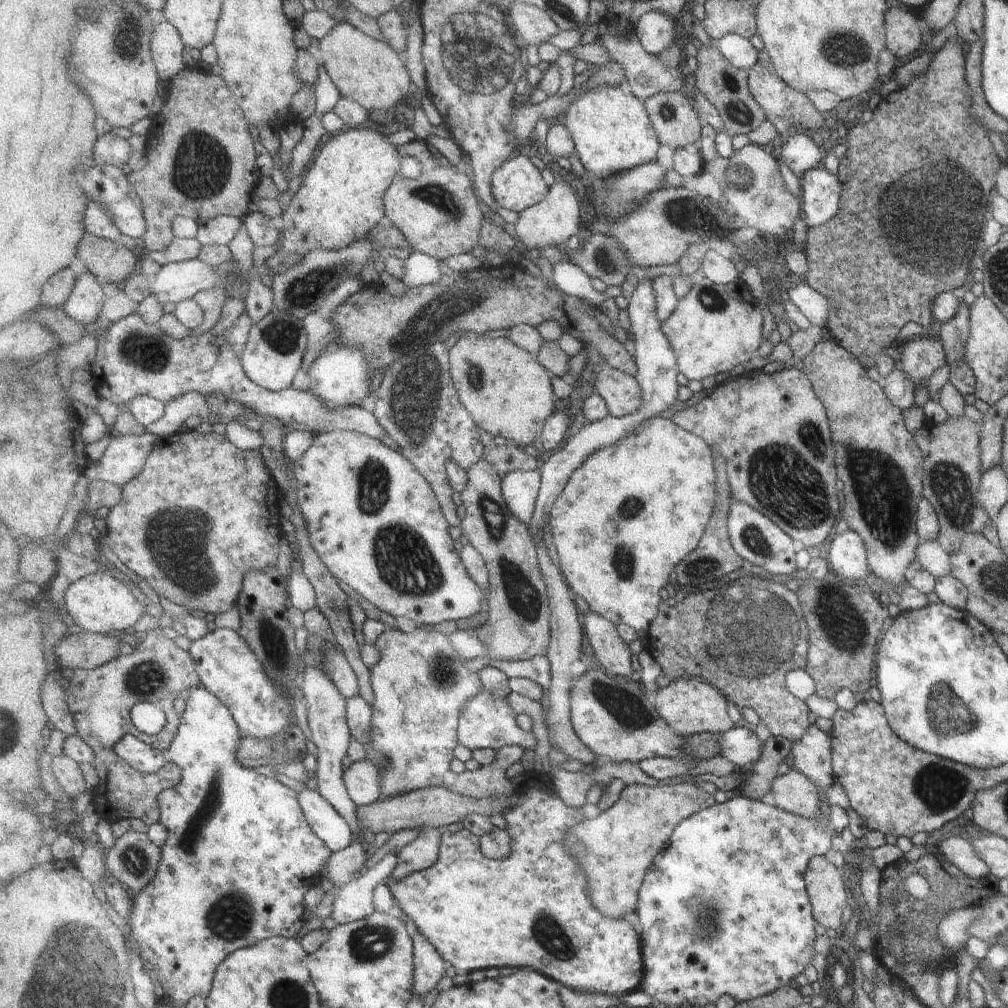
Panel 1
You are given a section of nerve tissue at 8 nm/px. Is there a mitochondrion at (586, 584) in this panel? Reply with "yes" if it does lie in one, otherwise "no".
no

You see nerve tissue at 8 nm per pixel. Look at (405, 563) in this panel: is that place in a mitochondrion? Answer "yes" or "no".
yes

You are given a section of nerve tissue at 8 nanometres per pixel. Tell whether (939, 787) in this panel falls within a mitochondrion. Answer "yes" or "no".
yes

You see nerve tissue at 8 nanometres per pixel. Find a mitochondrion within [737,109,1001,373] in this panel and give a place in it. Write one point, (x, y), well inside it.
(942, 204)

